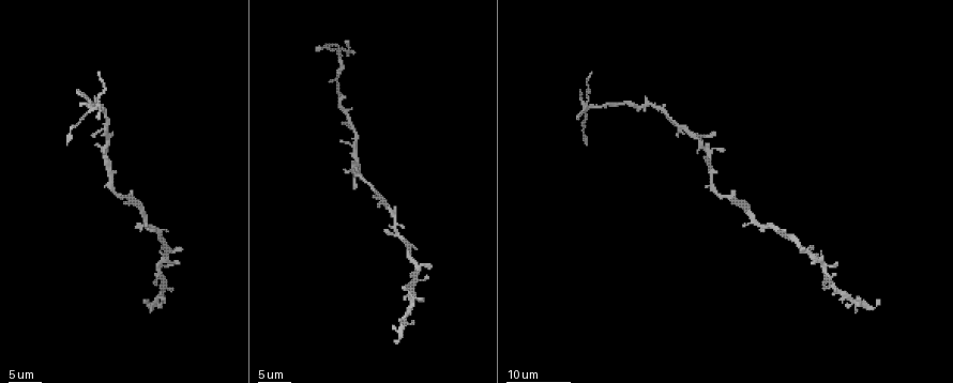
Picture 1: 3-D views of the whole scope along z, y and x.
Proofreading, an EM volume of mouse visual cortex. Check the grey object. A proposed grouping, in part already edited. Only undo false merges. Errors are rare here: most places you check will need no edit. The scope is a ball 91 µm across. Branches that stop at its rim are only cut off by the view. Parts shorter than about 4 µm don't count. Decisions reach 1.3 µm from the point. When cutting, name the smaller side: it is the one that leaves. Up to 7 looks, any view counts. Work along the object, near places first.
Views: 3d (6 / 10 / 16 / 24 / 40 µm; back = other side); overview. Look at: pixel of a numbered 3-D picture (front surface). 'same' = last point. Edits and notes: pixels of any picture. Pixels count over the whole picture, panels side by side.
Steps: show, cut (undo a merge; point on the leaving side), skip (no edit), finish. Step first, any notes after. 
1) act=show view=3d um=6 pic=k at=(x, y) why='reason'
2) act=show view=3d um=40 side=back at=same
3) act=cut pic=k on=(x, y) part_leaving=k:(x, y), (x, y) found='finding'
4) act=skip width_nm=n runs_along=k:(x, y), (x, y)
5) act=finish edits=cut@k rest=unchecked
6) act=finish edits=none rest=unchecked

act=show view=3d um=16 pic=1 at=(348, 123) why='calibre changes'

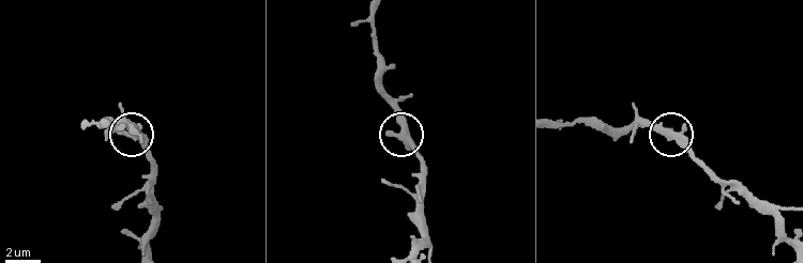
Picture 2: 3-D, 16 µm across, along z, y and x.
act=show view=3d um=10 pic=2 at=(407, 138)

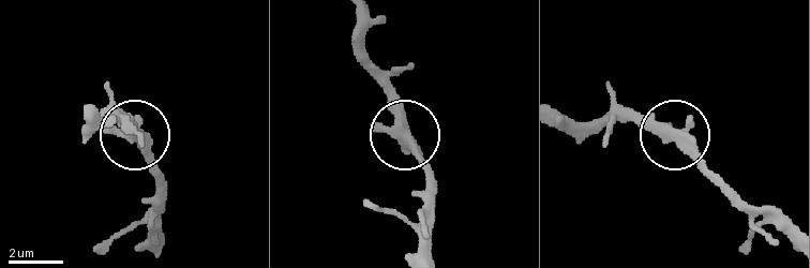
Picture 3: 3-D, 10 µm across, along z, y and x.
act=skip width_nm=390 found='all the same neuron'

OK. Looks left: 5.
act=show view=3d um=16 pic=1 at=(113, 190)

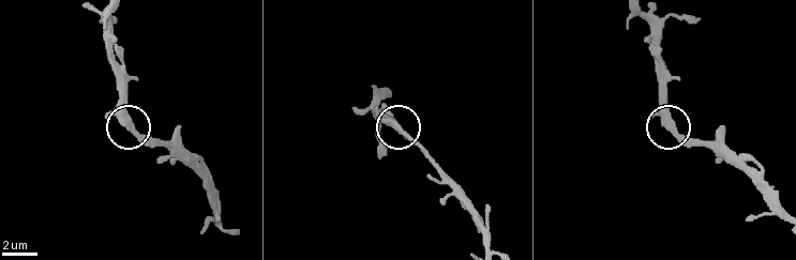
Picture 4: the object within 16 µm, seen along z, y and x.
act=show view=3d um=6 pic=4 at=(130, 130)

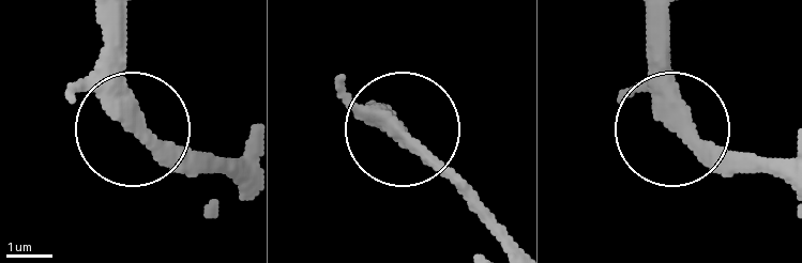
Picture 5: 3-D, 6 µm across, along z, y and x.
act=skip runs_along=5:(139, 114), (129, 122), (129, 18) found='all the same neuron'

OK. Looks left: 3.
act=show view=3d um=24 pic=1 at=(338, 77) why='two arms in line, one across'

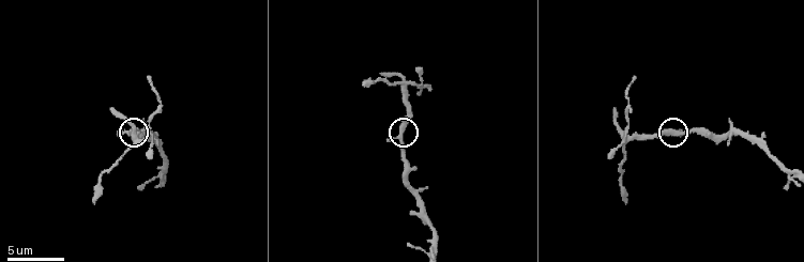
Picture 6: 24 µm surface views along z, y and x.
act=show view=3d um=10 pic=6 at=(401, 136) why='closer look'

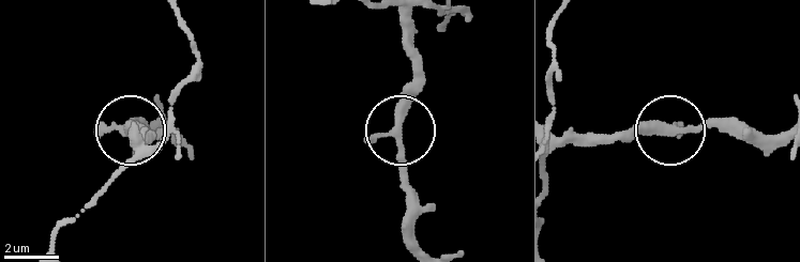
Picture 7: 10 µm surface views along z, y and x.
act=skip runs_along=7:(783, 133), (735, 137), (693, 123), (585, 137) found='all the same neuron'

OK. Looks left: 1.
act=finish edits=none rest=unchecked

